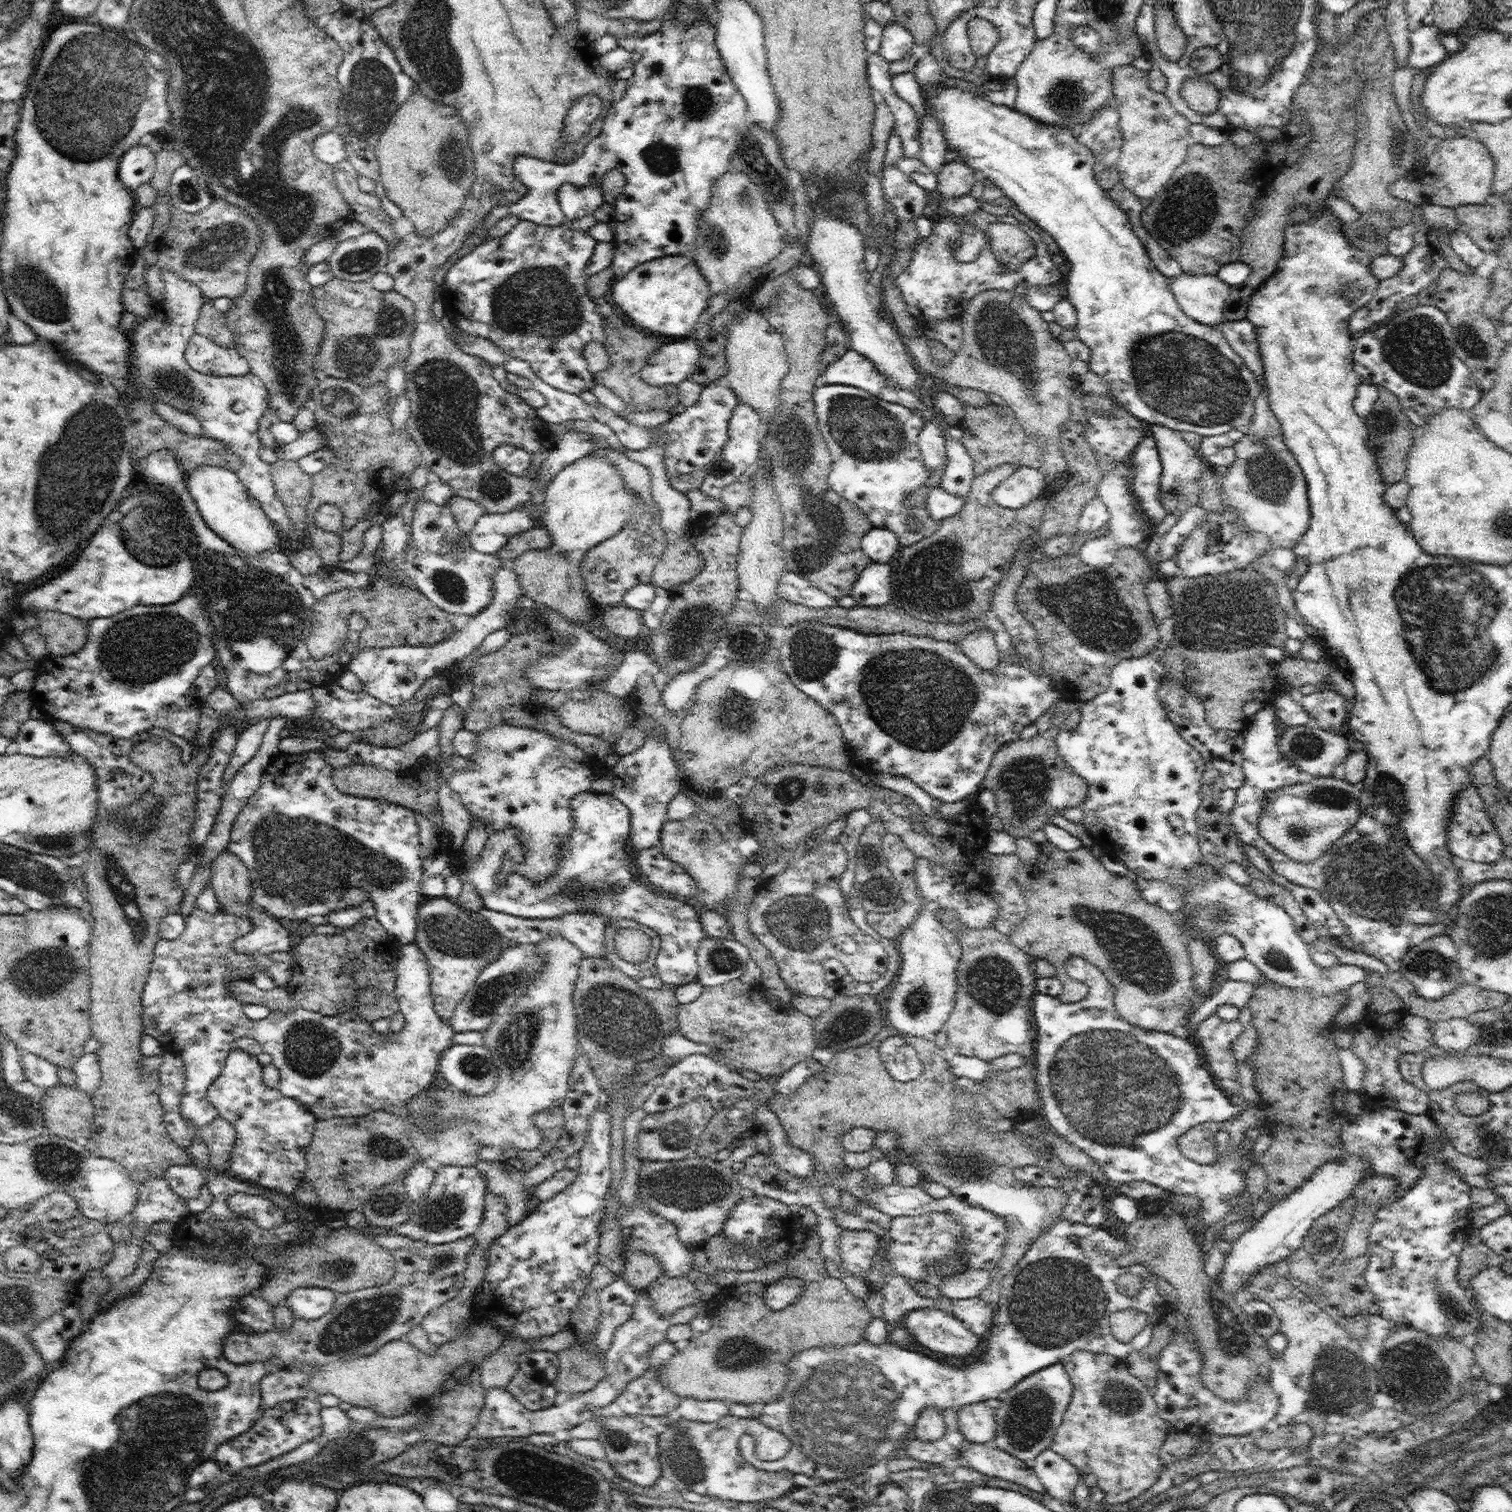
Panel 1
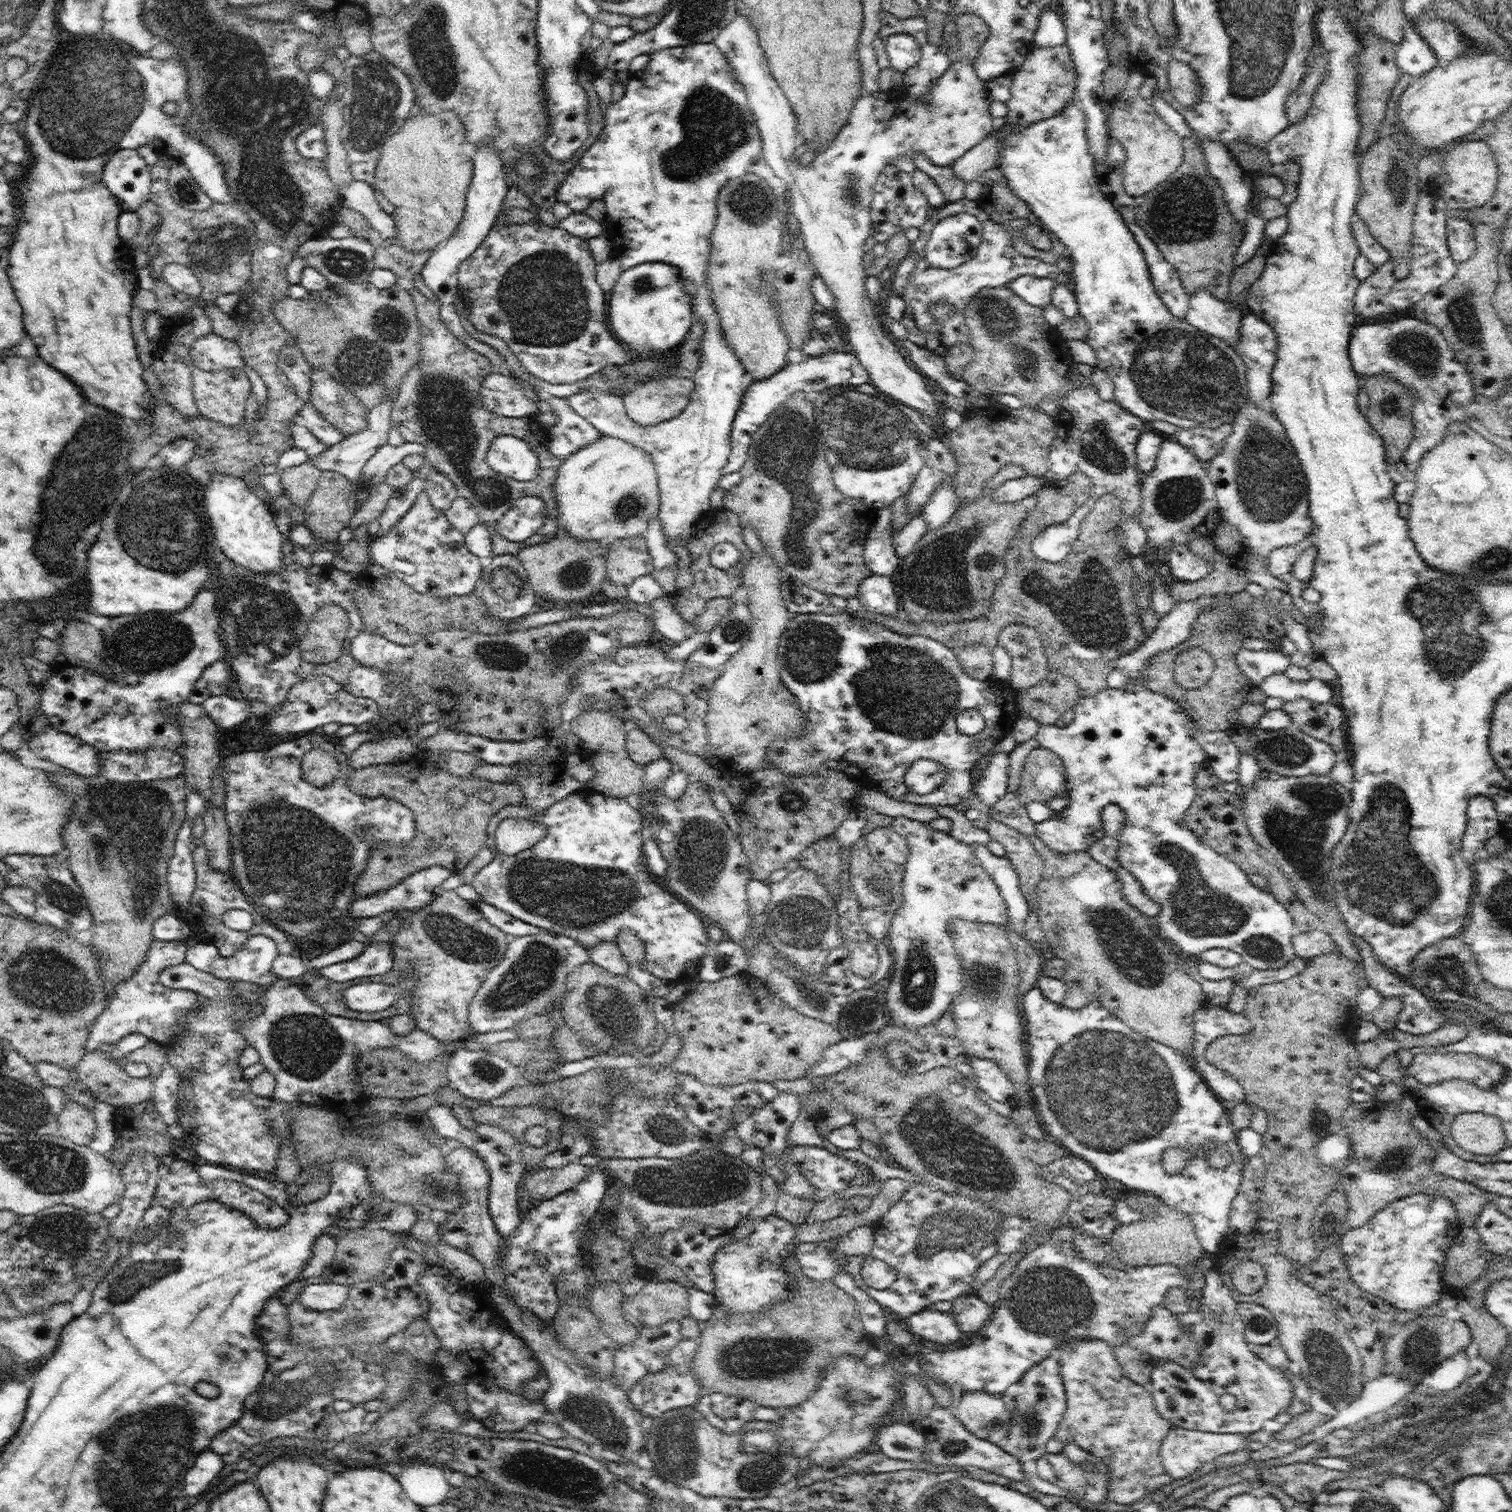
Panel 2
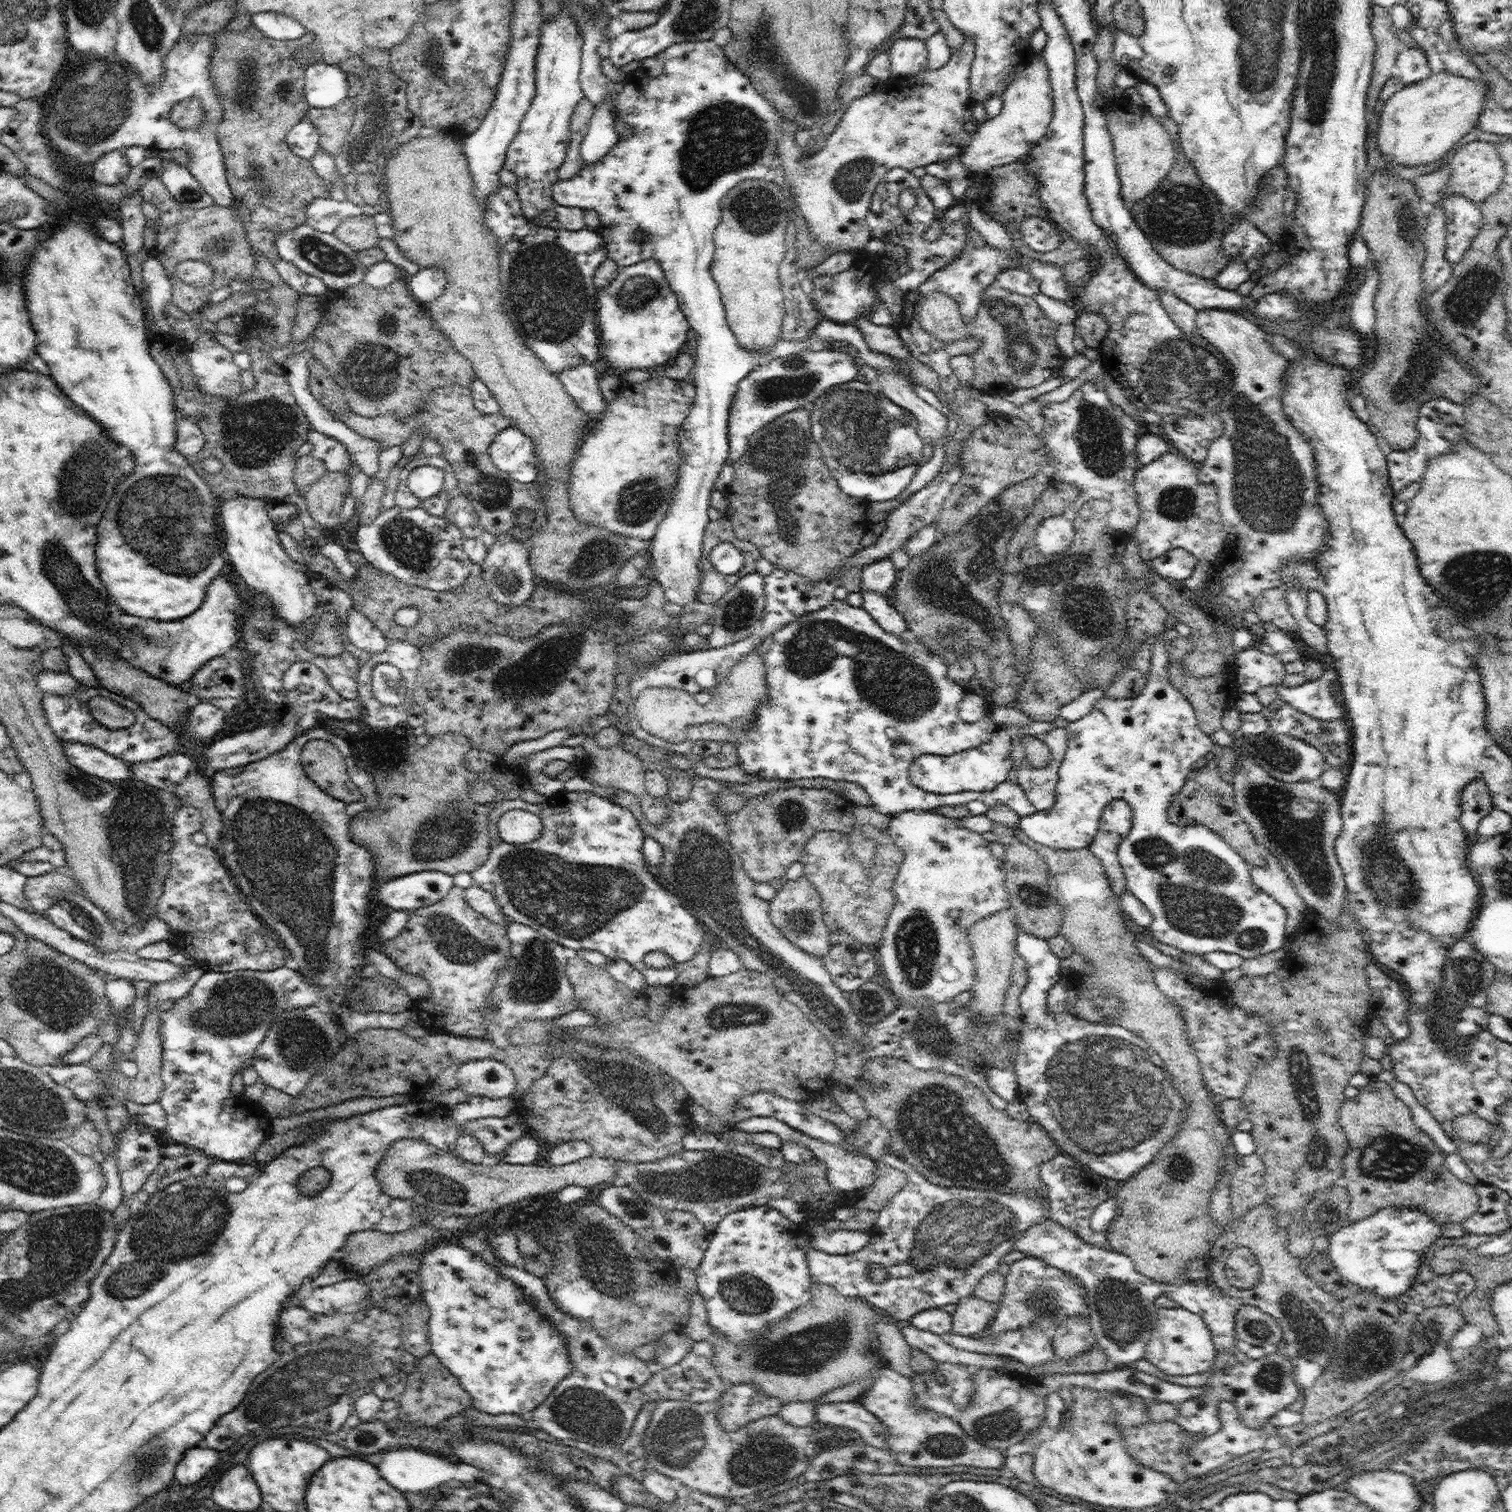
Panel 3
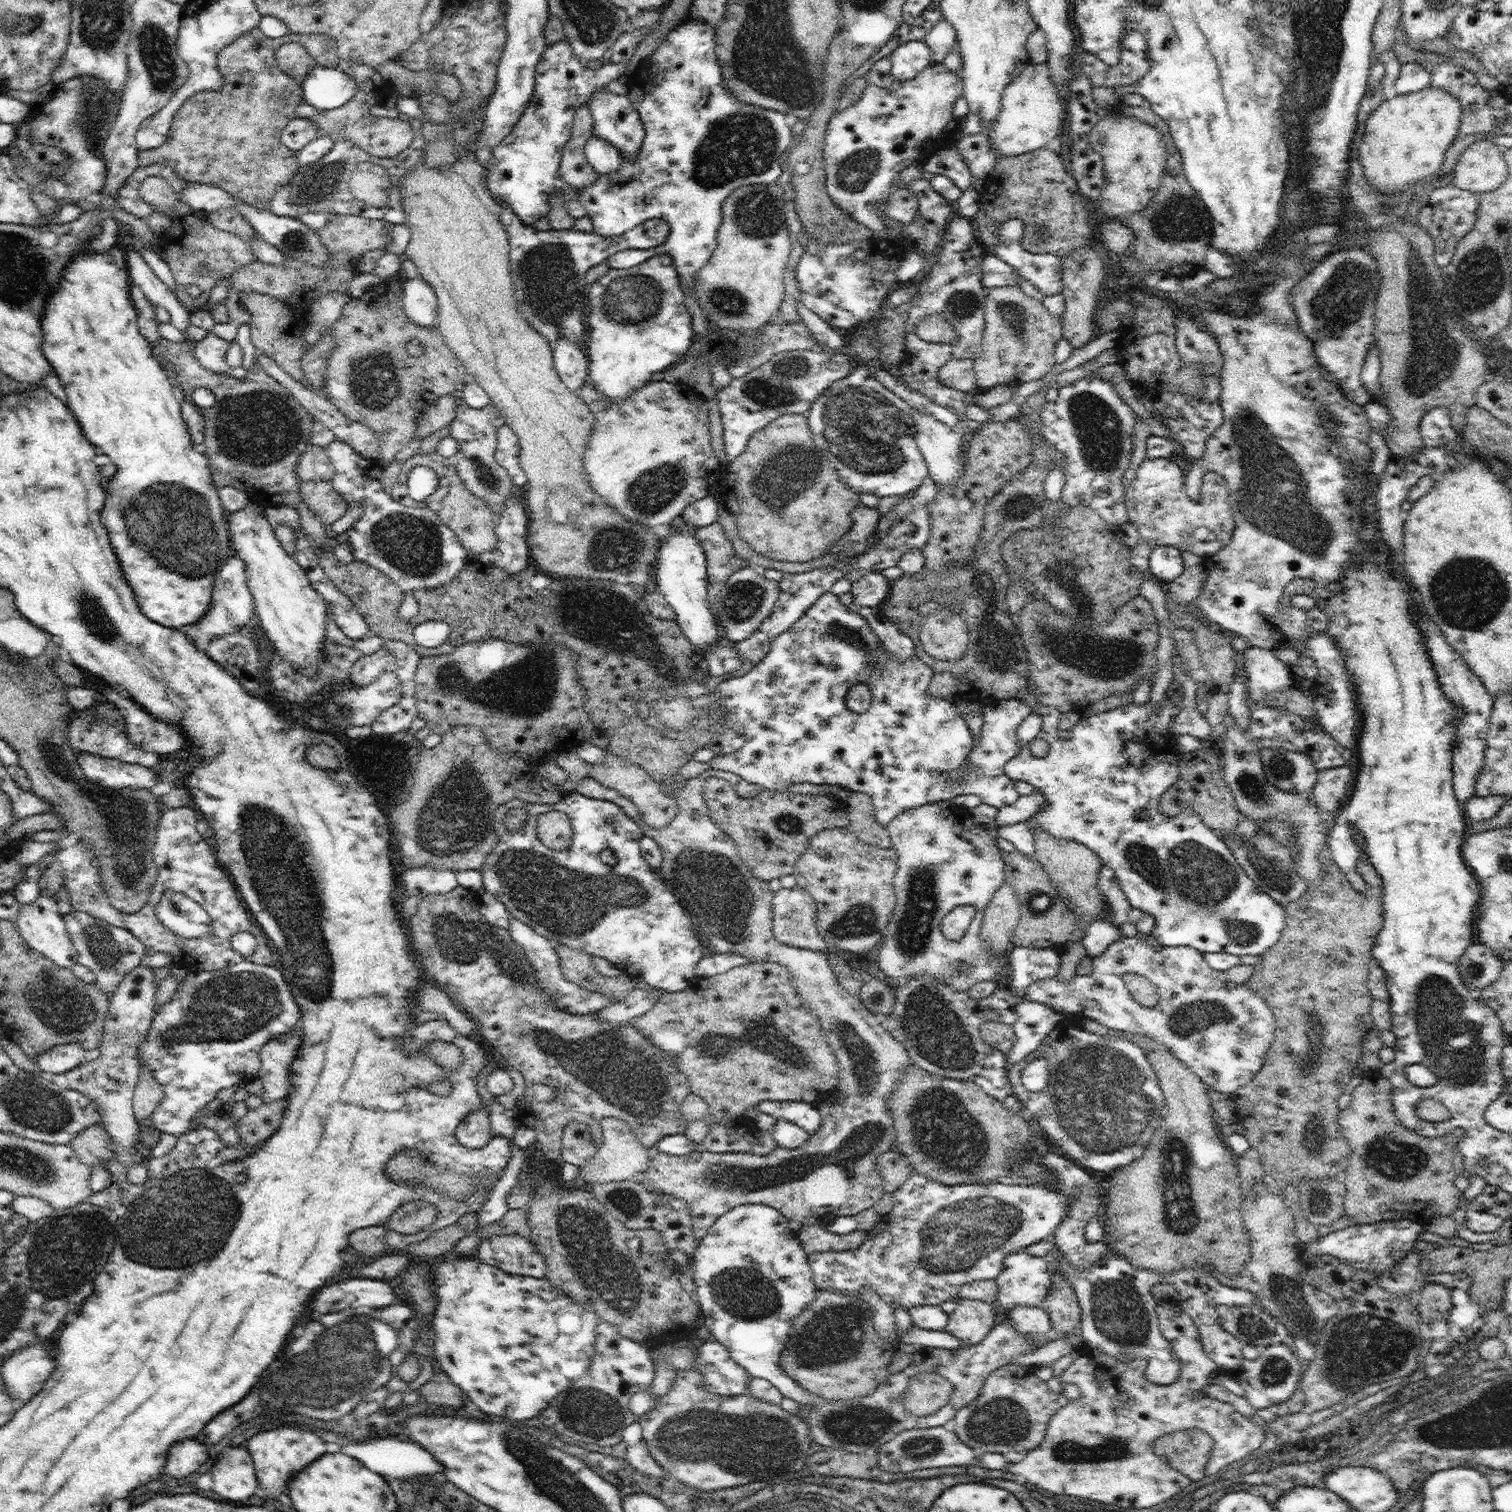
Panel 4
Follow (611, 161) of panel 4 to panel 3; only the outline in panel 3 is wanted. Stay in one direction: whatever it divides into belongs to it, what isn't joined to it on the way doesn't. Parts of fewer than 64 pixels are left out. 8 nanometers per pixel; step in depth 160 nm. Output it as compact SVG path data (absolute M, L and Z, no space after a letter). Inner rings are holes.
M604 102L602 106L595 106L589 129L580 147L582 159L588 164L600 162L606 156L607 150L616 144L618 138L612 102Z

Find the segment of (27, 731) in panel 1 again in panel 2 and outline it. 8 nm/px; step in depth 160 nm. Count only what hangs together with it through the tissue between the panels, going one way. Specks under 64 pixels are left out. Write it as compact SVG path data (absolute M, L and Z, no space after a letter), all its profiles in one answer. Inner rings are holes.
M48 728L30 737L26 743L36 758L70 768L78 775L99 776L100 752L84 744L78 737Z

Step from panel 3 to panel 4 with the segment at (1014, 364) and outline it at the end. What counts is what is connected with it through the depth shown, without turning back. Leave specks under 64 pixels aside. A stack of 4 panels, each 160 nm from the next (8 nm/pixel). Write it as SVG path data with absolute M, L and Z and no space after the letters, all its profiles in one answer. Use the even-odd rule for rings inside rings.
M1019 285L987 288L986 293L988 301L984 306L985 327L981 338L981 355L973 361L977 386L986 389L999 384L1012 383L1019 386L1029 380L1038 380L1046 376L1056 364L1056 343L1063 338L1061 320L1054 317L1041 300L1025 294Z

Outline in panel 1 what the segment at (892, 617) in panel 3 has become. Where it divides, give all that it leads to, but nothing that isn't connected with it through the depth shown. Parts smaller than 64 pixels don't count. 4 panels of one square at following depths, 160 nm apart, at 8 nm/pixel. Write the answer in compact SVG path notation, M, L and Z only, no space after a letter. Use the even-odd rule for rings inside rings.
M871 561L854 584L849 594L856 601L855 606L882 606L890 604L892 598L891 576L893 575L893 564Z

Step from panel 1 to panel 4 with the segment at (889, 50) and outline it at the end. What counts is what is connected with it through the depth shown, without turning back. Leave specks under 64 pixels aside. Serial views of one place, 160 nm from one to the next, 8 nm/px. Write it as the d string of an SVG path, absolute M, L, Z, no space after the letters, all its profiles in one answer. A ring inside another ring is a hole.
M923 41L906 42L889 56L891 73L896 81L907 81L933 64L932 54Z

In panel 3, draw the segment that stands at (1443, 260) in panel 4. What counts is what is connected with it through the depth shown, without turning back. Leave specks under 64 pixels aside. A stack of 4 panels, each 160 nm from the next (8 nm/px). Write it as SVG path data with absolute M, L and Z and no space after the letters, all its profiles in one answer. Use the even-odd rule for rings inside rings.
M1458 193L1446 195L1440 203L1443 204L1446 215L1445 257L1454 265L1463 259L1482 228L1480 204Z

